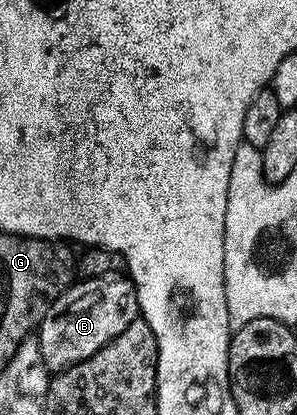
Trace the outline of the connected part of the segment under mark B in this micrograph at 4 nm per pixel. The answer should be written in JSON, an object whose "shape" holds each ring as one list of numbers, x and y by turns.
{"shape":[[125,275,90,277,78,280,63,290,59,299,51,303,39,326,39,340,43,363,50,371,60,371,95,355,119,331,127,331,132,321,138,320,137,288]]}

